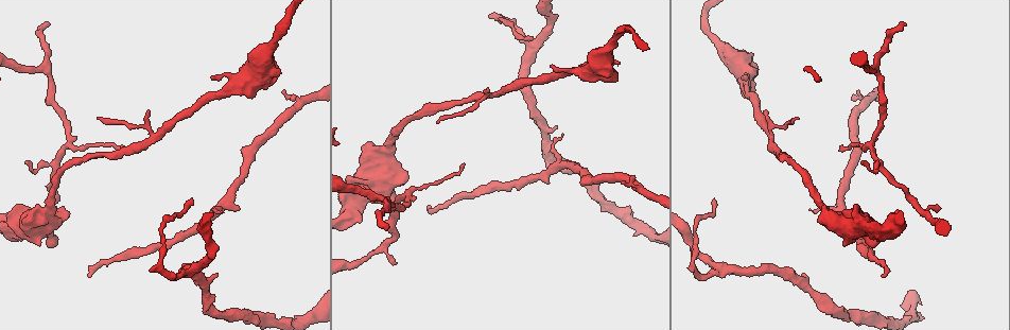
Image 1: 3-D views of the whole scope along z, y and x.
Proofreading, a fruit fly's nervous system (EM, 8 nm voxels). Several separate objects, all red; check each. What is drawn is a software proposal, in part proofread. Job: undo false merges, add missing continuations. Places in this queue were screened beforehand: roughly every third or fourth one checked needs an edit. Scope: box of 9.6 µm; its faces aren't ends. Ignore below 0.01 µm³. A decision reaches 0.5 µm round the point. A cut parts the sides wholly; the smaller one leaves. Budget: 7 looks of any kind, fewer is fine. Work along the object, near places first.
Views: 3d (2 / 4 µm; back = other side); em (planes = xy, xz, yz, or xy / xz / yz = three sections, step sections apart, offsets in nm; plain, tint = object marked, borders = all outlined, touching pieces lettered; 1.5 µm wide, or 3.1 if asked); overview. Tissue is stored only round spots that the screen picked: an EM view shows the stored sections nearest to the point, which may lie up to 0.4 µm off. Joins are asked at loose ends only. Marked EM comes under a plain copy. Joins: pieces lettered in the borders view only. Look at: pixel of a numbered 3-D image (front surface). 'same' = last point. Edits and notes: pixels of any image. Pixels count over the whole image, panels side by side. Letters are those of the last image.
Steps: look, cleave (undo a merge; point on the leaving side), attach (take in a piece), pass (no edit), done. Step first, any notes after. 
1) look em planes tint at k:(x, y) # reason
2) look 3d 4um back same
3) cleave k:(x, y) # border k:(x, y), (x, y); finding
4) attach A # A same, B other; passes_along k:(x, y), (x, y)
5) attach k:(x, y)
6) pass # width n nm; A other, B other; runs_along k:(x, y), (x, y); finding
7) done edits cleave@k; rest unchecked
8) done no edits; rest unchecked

look 3d 4um at 1:(46, 21) # free end

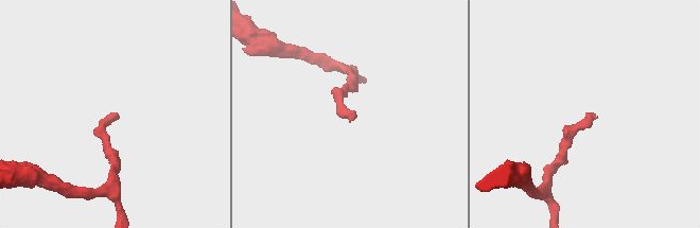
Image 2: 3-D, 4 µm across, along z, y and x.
look em yz step 8 borders at 2:(115, 112)

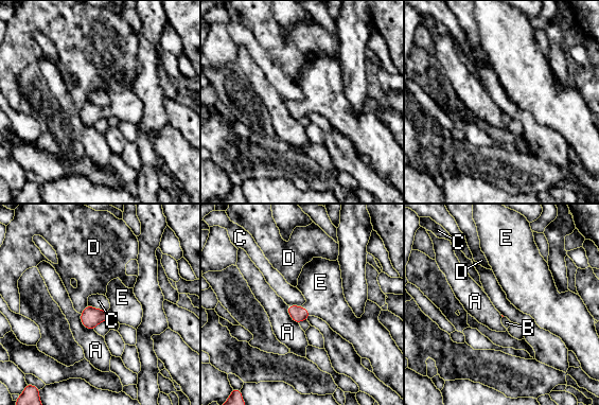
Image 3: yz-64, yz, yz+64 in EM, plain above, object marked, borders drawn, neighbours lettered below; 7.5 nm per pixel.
attach E # longest_contact A 170 nm; A other, B other, C other, D other, E same; passes_along 3:(298, 314), (306, 310), (320, 282); the cell continues

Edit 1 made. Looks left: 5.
look overview

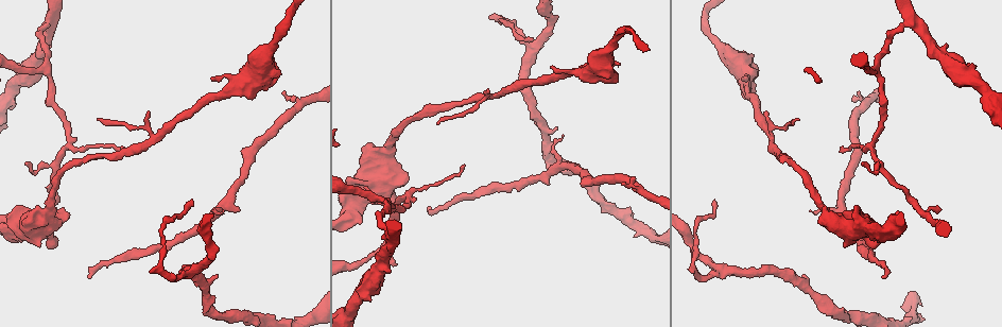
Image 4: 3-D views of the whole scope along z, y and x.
look 3d 2um at 4:(859, 92) # free end

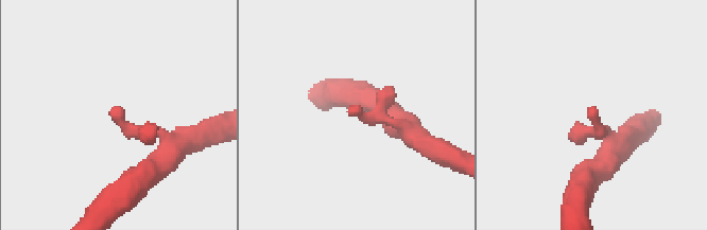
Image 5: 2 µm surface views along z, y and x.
look em xy step 8 tint at 5:(351, 115) # now the EM

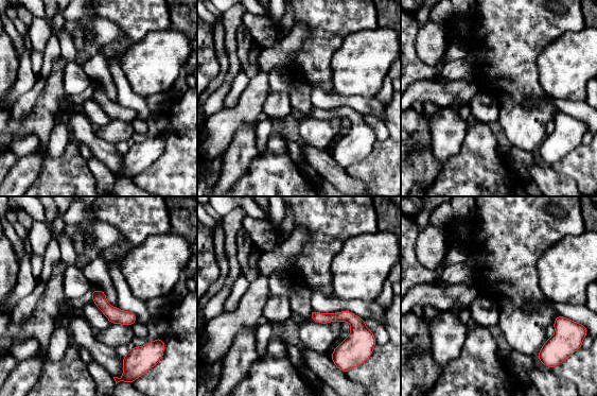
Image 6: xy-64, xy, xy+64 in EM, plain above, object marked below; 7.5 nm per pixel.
look em xz step 8 borders same # cut it another way

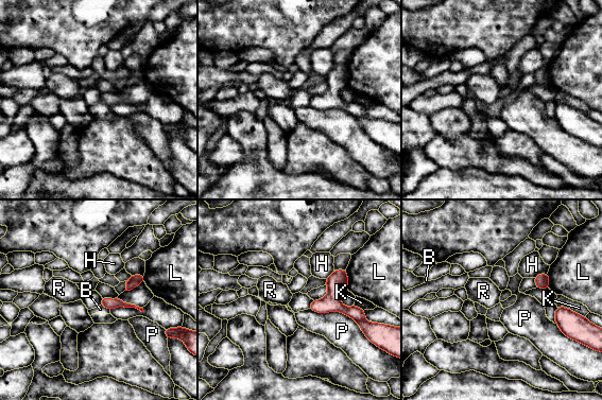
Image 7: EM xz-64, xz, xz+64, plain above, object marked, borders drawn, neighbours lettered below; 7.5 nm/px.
pass # B other, H other, K other, L other, P other, R other; border 7:(101, 303), (109, 311); no lettered piece goes on from it

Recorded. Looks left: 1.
done edits attach@3; rest unchecked

